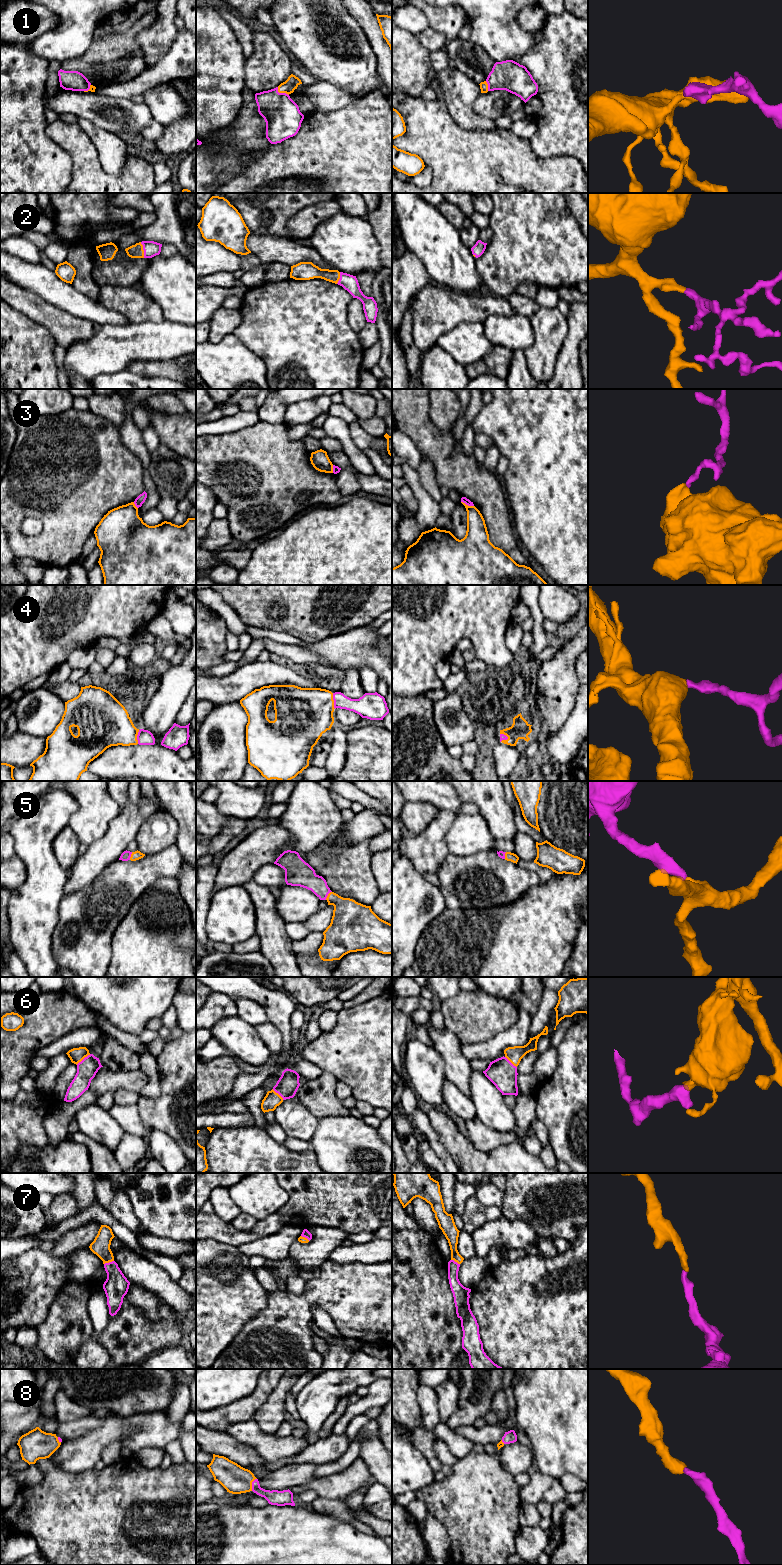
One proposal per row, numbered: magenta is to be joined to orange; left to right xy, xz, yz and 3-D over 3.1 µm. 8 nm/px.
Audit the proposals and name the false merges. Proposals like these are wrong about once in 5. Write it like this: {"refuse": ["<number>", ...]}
{"refuse": ["3"]}

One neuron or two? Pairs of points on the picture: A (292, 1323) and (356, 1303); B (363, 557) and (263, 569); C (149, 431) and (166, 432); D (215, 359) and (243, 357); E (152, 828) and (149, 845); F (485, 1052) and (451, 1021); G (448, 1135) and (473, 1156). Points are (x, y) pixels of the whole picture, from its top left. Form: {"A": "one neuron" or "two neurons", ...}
{"A": "one neuron", "B": "one neuron", "C": "two neurons", "D": "one neuron", "E": "one neuron", "F": "two neurons", "G": "one neuron"}

